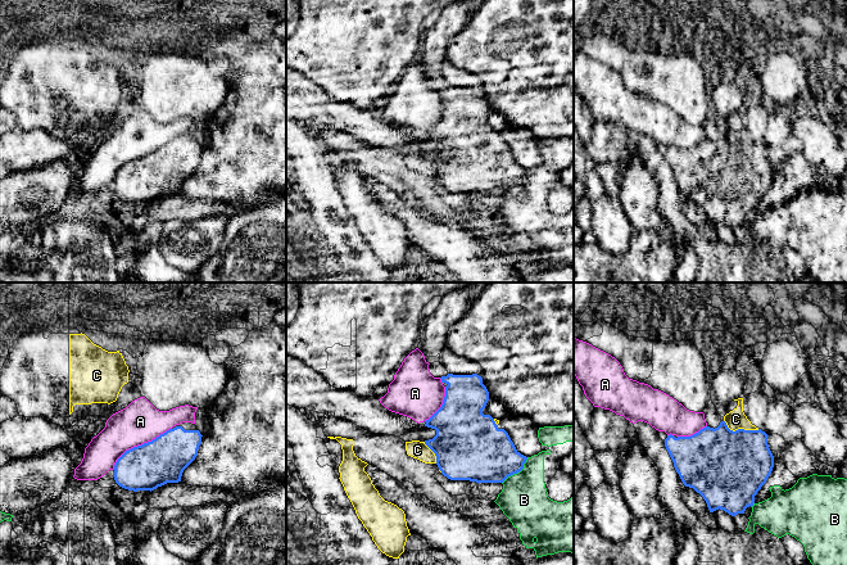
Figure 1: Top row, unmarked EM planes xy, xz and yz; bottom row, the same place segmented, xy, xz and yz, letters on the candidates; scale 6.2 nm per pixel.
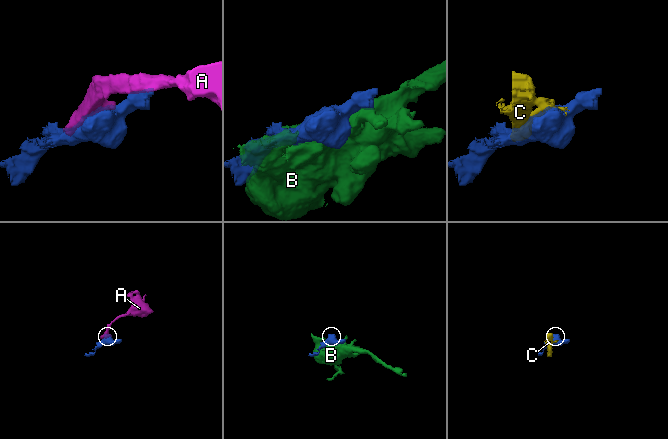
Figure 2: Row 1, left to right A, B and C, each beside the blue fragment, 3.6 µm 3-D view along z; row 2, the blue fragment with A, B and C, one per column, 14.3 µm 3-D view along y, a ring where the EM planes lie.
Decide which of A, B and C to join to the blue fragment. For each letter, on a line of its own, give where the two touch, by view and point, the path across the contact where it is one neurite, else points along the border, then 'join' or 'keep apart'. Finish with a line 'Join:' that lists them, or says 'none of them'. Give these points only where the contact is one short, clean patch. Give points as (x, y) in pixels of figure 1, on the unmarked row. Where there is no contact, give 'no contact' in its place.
A: meets blue in xy at (139, 158); keep apart
B: meets blue in xz at (517, 184); keep apart
C: meets blue in yz at (741, 141); keep apart
Join: none of them

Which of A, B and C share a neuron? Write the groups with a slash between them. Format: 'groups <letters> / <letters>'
groups A B / C

